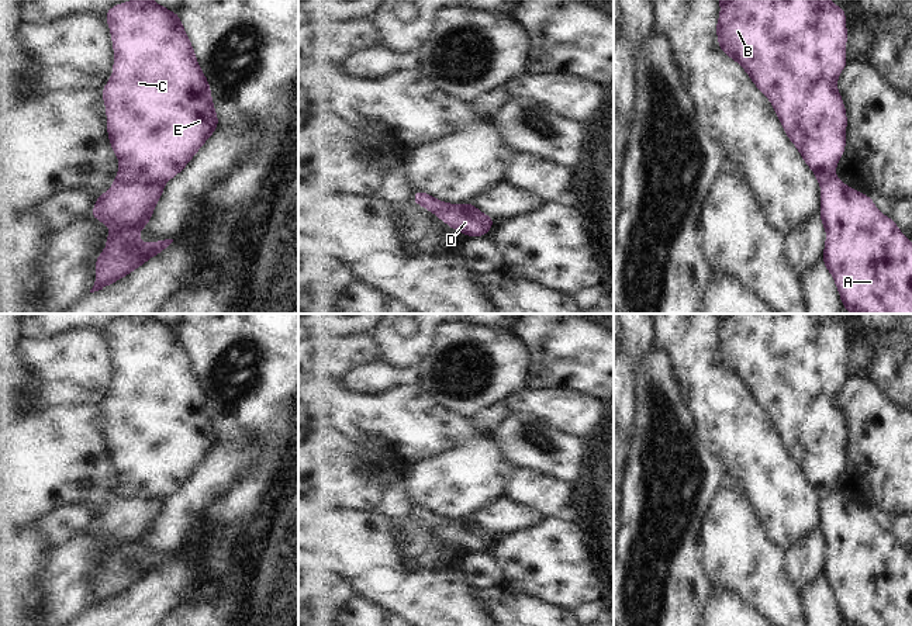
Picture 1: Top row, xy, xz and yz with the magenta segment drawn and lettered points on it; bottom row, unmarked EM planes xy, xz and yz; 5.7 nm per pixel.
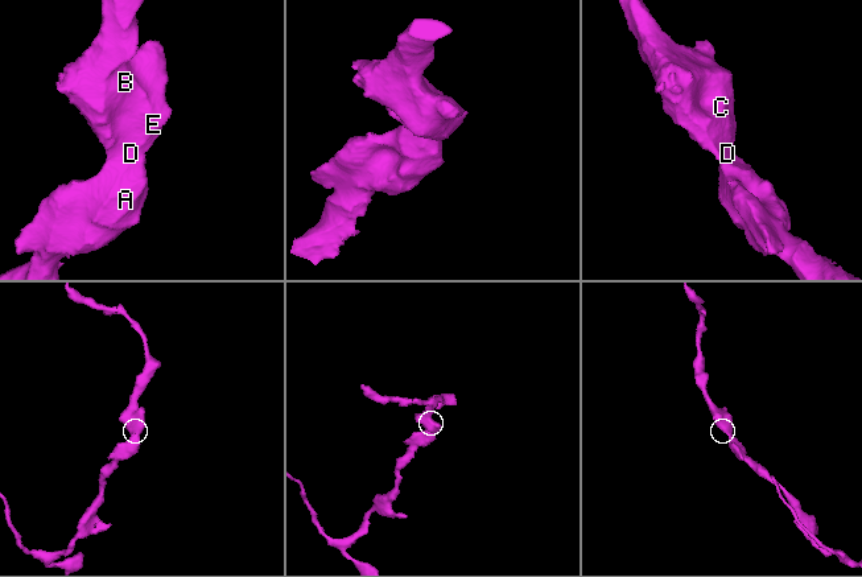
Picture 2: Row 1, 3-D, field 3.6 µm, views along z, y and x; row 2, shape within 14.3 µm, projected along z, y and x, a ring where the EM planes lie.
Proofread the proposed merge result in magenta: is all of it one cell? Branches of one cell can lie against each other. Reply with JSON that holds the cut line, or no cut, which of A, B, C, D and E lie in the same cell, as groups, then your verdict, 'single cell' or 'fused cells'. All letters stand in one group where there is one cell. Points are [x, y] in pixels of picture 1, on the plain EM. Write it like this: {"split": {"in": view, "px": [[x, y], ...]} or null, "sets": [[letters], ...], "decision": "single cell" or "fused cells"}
{"split": {"in": "xy", "px": [[162, 497], [127, 498], [113, 502]]}, "sets": [["A", "D"], ["B", "C", "E"]], "decision": "fused cells"}

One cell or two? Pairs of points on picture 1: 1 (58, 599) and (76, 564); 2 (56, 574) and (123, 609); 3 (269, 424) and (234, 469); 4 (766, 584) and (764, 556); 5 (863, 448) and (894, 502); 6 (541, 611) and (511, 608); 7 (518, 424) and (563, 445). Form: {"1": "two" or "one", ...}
{"1": "one", "2": "two", "3": "two", "4": "one", "5": "one", "6": "one", "7": "one"}

